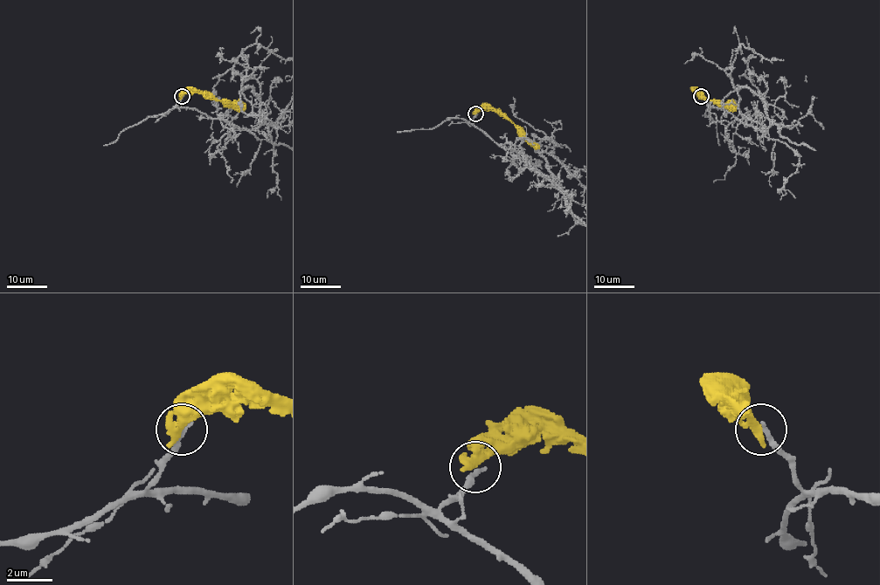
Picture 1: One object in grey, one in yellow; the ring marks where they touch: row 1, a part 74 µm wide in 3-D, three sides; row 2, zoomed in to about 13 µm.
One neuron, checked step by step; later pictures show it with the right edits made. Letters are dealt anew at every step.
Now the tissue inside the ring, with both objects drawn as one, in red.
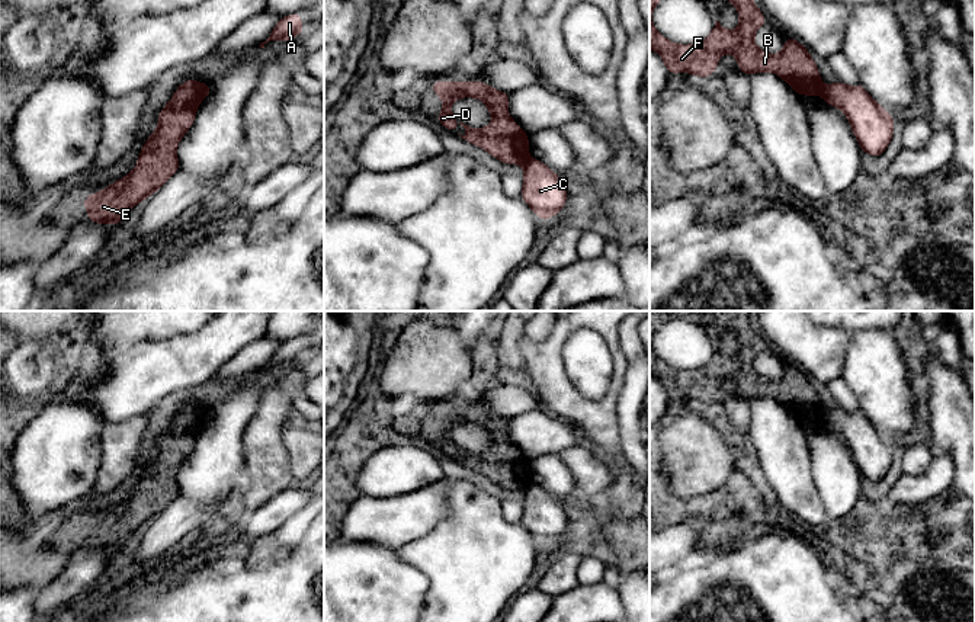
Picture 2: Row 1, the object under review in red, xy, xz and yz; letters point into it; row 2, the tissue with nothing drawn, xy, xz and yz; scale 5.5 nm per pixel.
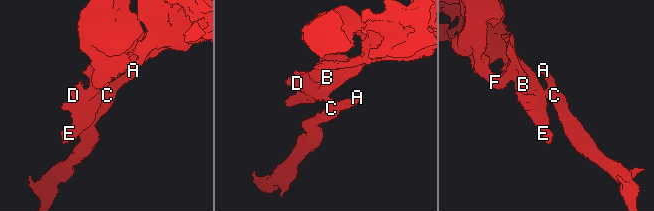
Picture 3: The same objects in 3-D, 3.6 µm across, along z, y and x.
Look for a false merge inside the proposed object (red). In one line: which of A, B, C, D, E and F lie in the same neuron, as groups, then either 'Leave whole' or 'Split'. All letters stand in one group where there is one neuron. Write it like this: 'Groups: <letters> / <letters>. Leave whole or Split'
Groups: A C / B D E F. Split

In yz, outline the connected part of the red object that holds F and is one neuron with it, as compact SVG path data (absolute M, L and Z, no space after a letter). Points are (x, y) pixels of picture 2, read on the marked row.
M650 0L650 48L657 51L668 74L689 71L693 77L709 77L716 71L718 58L731 52L738 61L741 73L772 71L780 76L799 96L820 94L824 84L809 51L790 36L777 55L770 55L754 44L754 32L767 23L766 16L753 0L727 0L737 7L740 28L728 31L716 20L711 35L693 45L677 45L657 32L651 22L651 12L660 0Z

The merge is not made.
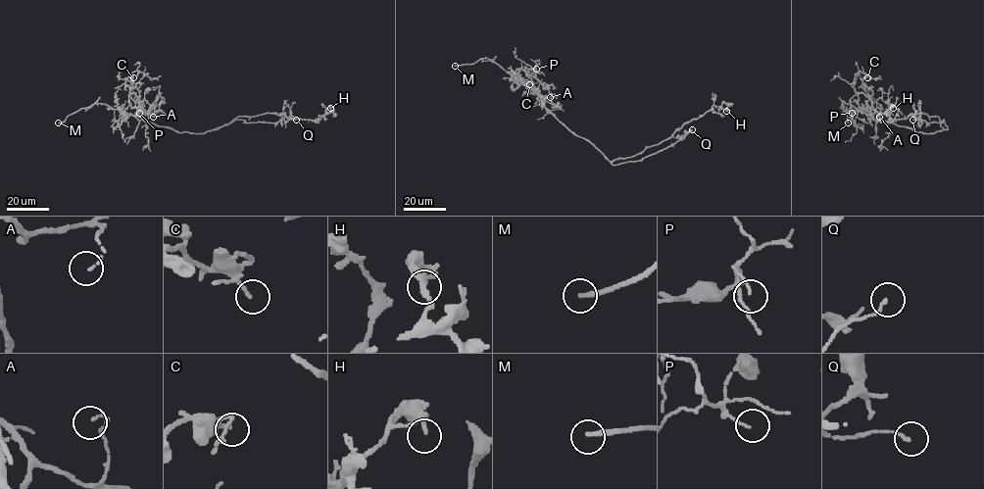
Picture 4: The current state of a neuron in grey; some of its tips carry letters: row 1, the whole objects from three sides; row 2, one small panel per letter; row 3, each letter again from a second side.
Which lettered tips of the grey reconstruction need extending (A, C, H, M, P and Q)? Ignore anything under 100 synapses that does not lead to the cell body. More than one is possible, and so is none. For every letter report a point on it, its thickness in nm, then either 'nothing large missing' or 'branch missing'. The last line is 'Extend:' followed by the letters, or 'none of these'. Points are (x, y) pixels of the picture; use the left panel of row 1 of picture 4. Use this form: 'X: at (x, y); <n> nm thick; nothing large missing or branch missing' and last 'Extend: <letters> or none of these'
A: at (153, 117); 90 nm thick; nothing large missing
C: at (133, 77); 150 nm thick; nothing large missing
H: at (330, 108); 180 nm thick; nothing large missing
M: at (58, 122); 220 nm thick; branch missing
P: at (139, 113); 90 nm thick; nothing large missing
Q: at (296, 120); 130 nm thick; nothing large missing
Extend: M

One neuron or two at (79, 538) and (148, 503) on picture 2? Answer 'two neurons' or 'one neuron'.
one neuron

